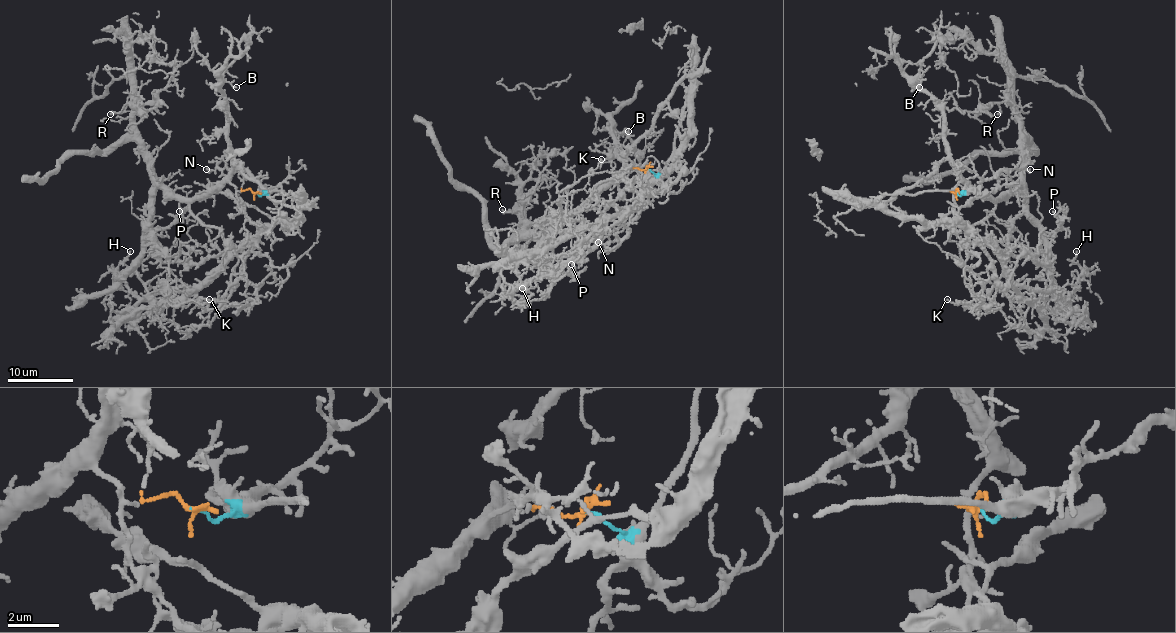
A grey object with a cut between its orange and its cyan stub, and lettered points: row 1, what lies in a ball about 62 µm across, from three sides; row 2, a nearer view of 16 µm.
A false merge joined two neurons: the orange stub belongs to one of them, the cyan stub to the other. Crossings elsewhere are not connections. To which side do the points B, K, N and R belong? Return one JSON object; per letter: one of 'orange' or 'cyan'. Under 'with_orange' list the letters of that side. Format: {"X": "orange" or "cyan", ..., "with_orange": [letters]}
{"B": "orange", "K": "orange", "N": "cyan", "R": "orange", "with_orange": ["B", "K", "R"]}

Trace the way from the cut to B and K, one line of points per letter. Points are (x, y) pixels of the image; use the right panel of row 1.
B: (957, 193), (954, 191), (958, 181), (957, 166), (944, 136), (944, 110), (918, 85), (919, 80), (919, 87)
K: (957, 193), (962, 183), (991, 197), (1019, 188), (1024, 210), (1006, 271), (981, 300), (947, 298)

